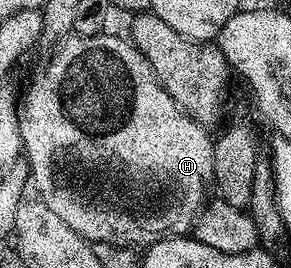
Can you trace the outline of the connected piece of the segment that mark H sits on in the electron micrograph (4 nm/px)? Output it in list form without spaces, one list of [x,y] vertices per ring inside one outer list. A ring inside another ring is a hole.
[[[71,34],[54,49],[51,61],[44,72],[39,72],[31,80],[31,88],[21,92],[21,103],[18,105],[20,136],[23,139],[25,159],[30,167],[30,179],[37,196],[49,206],[58,218],[67,226],[71,226],[77,234],[90,242],[98,244],[113,244],[116,246],[150,246],[168,236],[182,236],[192,231],[193,225],[199,219],[205,208],[203,199],[207,196],[210,184],[214,181],[213,144],[214,137],[204,125],[198,124],[190,114],[180,108],[178,102],[163,89],[149,62],[140,54],[134,44],[119,36],[83,36]],[[70,78],[75,84],[75,120],[63,120],[63,108],[59,108],[59,84]]]

